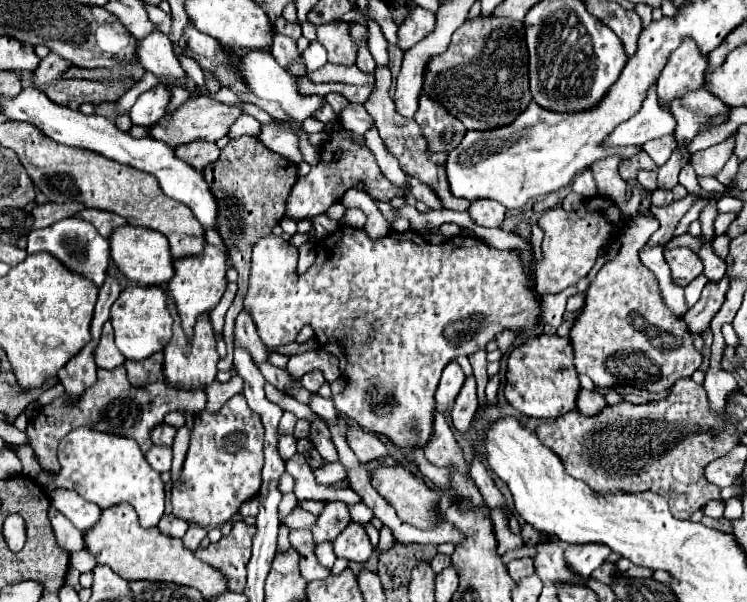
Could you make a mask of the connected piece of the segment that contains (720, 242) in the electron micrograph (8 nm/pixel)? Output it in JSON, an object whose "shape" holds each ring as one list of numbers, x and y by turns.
{"shape":[[723,234,723,236,715,236,713,242,711,242,715,254,717,254,719,258,723,258,723,260,725,260,727,254,729,254,729,242,731,242,731,238,725,236,725,234]]}

